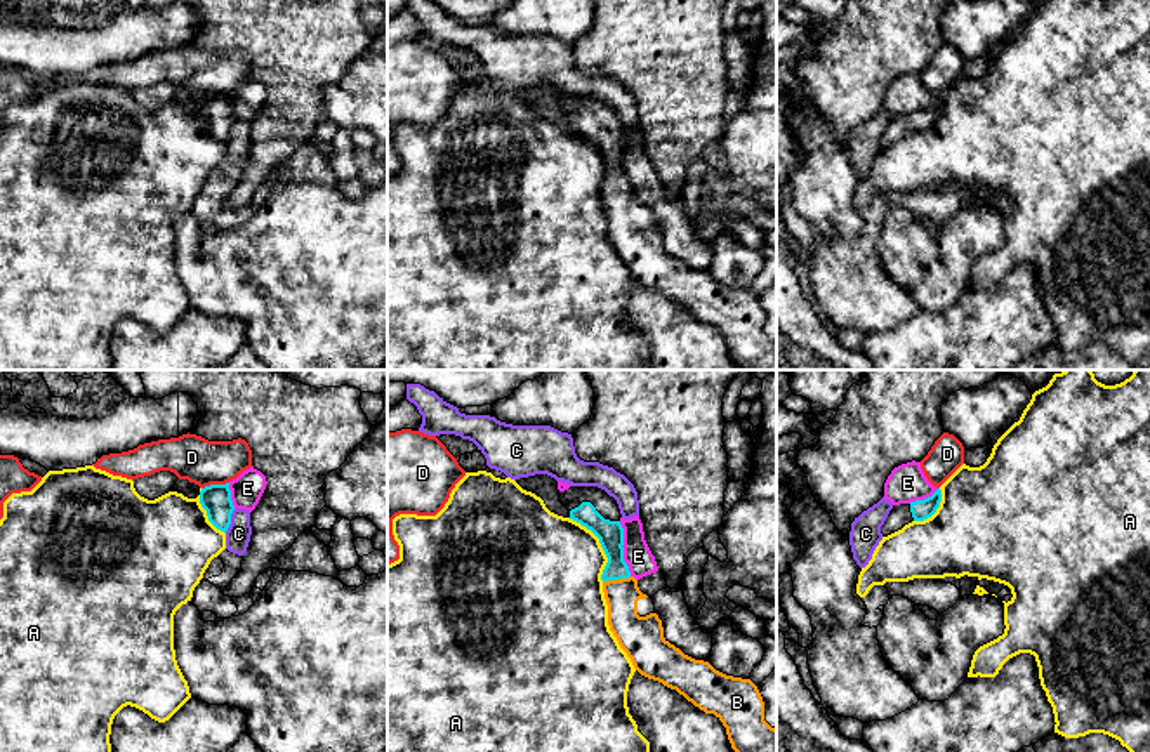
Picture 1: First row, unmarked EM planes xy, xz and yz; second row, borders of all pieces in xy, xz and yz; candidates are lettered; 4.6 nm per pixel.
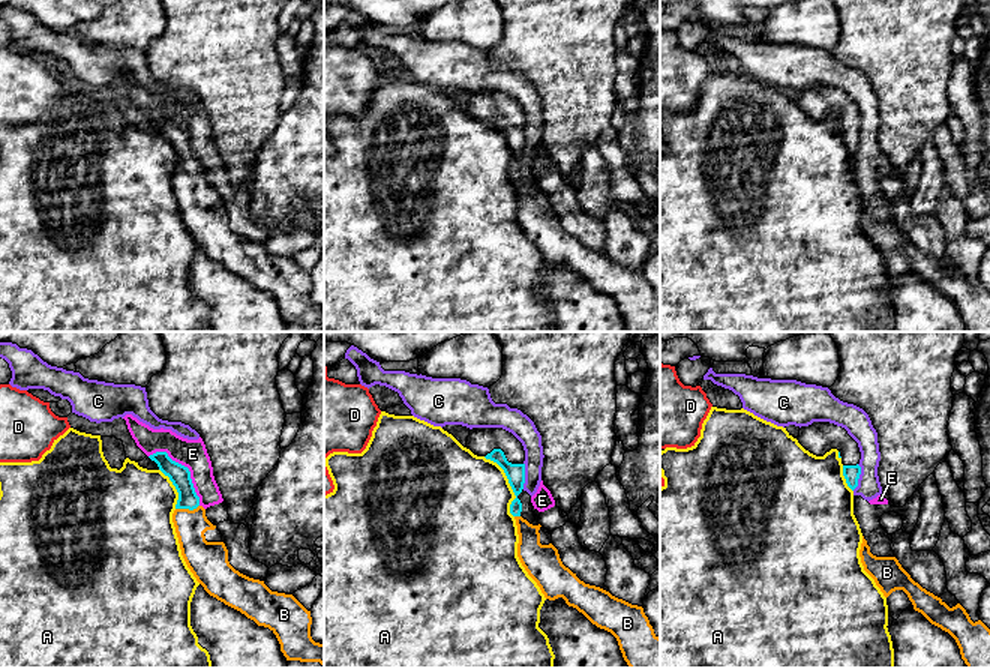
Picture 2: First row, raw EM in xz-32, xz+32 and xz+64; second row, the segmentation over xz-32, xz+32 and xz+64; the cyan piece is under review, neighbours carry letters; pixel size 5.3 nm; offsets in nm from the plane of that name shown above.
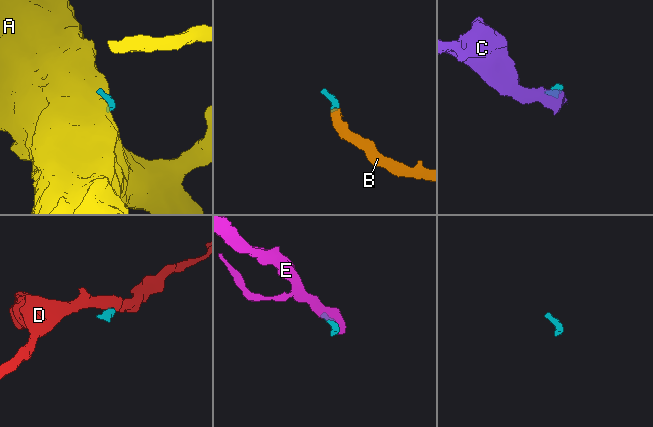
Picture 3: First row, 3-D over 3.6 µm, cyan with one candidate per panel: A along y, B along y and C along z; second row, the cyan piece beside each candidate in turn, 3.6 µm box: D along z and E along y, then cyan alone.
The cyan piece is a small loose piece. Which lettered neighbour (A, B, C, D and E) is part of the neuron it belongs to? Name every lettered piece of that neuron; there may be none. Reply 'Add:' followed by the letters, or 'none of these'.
Add: B

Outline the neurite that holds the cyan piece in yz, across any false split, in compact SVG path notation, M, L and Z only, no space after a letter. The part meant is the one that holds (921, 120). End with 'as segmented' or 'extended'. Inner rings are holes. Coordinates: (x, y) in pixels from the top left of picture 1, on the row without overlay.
M938 99L931 108L910 115L893 116L884 135L881 137L882 148L888 148L912 132L924 132L931 129L942 113L942 101Z; extended

